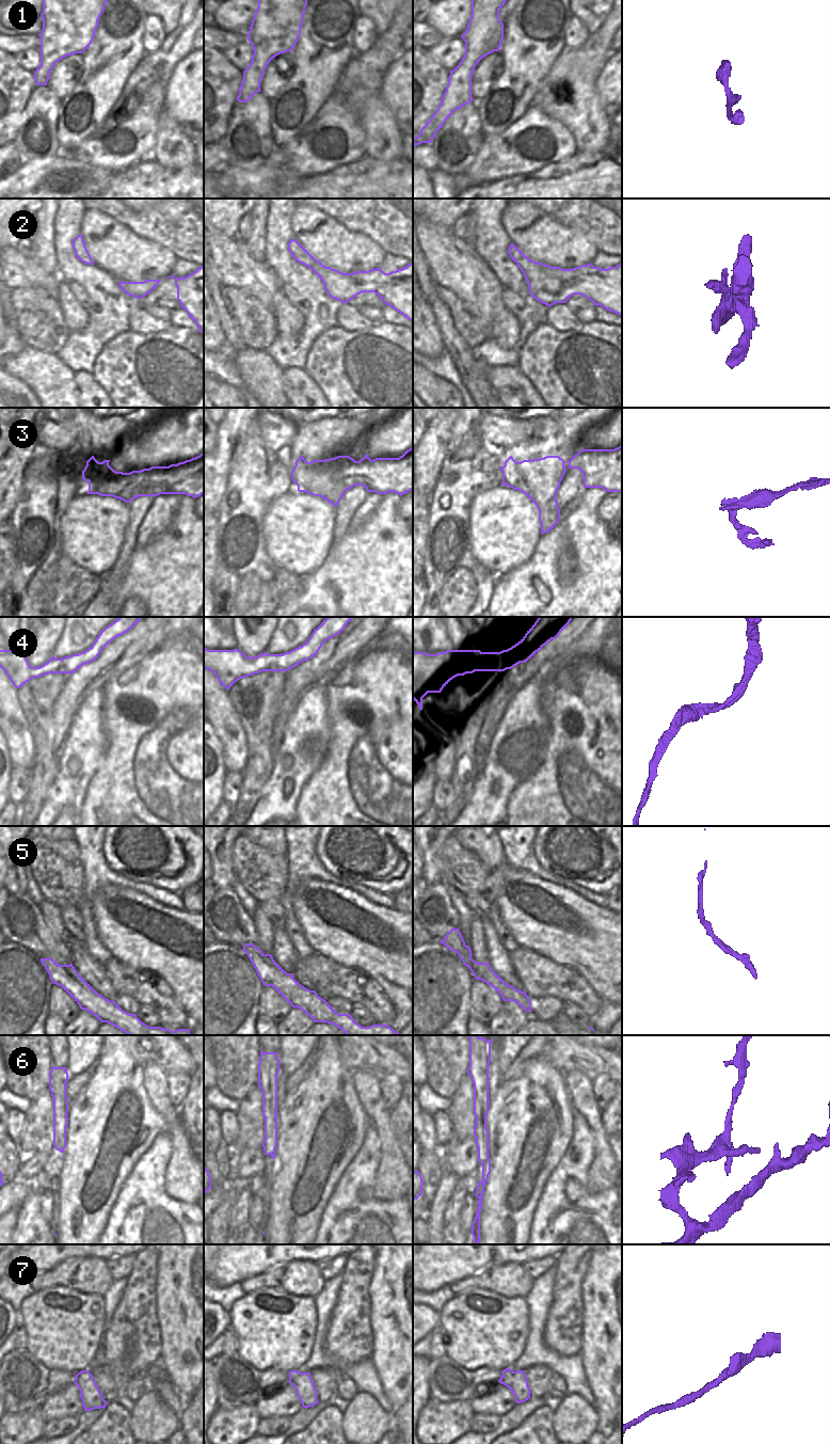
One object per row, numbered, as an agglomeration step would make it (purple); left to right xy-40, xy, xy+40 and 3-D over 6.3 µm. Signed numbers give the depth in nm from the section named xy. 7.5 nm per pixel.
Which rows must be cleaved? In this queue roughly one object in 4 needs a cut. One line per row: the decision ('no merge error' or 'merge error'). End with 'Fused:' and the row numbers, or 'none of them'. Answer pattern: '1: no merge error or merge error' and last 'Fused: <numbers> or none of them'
1: no merge error
2: no merge error
3: merge error
4: no merge error
5: no merge error
6: merge error
7: no merge error
Fused: 3, 6

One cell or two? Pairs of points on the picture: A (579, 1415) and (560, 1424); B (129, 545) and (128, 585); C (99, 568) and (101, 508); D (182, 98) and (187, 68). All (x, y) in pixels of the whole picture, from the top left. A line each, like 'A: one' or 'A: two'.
A: one
B: two
C: one
D: one

